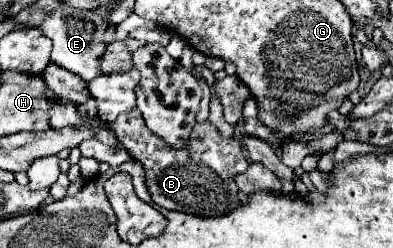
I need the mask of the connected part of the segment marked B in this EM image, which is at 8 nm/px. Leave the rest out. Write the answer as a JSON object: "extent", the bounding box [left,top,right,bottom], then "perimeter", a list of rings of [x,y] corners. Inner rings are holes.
{"extent":[110,109,248,217],"perimeter":[[[138,109],[130,111],[130,115],[122,115],[122,119],[116,119],[110,127],[130,157],[142,163],[146,171],[146,185],[156,205],[168,211],[182,211],[200,217],[222,217],[240,205],[234,177],[246,171],[248,161],[238,137],[224,139],[218,135],[214,125],[206,121],[194,127],[190,147],[186,147],[186,151],[170,151],[162,139],[150,135],[150,129],[142,123]]]}

